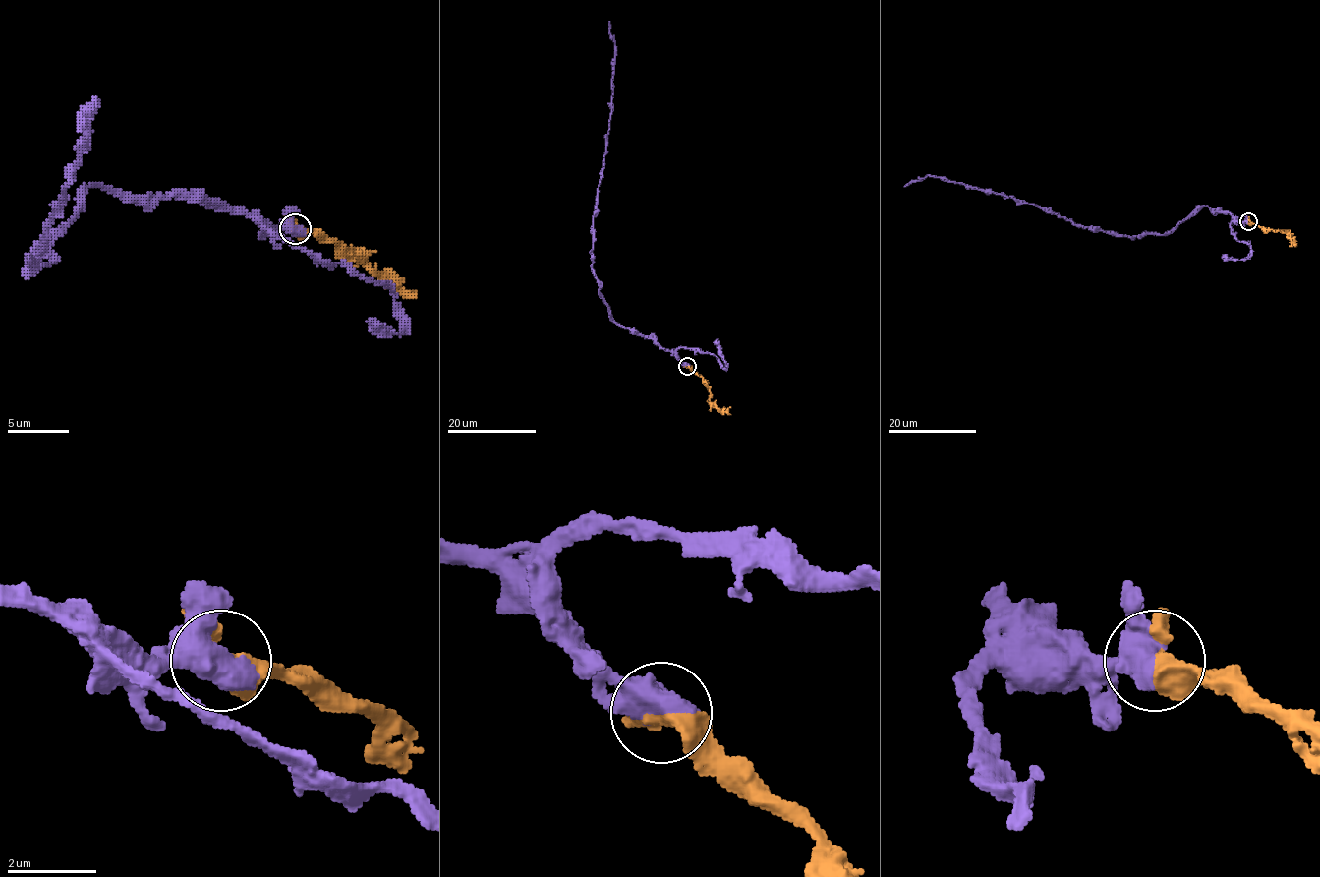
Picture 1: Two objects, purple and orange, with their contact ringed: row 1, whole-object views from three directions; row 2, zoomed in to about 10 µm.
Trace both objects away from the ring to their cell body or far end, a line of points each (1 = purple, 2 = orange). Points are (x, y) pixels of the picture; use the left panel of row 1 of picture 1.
1: (296, 229), (93, 186), (50, 260), (31, 269), (86, 146), (93, 100), (78, 131)
2: (296, 229), (323, 232), (400, 288), (416, 291)

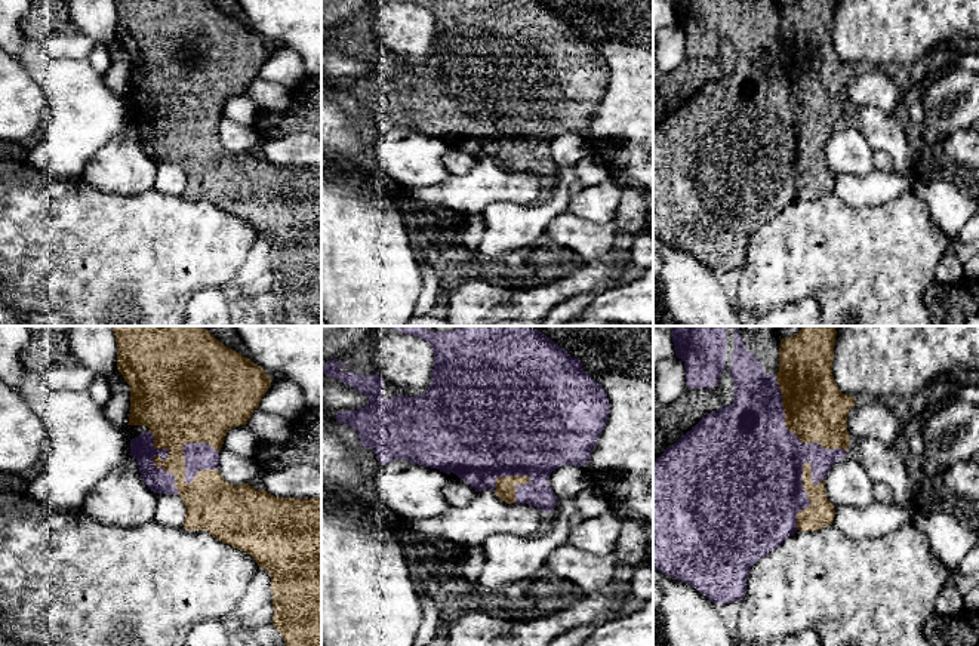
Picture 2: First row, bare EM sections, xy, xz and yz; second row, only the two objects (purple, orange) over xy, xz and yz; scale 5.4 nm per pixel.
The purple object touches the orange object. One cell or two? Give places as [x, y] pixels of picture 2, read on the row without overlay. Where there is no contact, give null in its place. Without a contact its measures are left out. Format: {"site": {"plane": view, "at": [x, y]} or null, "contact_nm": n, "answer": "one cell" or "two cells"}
{"site": {"plane": "yz", "at": [790, 100]}, "contact_nm": 550, "answer": "one cell"}

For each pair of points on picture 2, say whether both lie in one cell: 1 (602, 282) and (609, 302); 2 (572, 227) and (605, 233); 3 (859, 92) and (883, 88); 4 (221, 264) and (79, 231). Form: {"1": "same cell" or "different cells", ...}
{"1": "different cells", "2": "same cell", "3": "same cell", "4": "same cell"}

